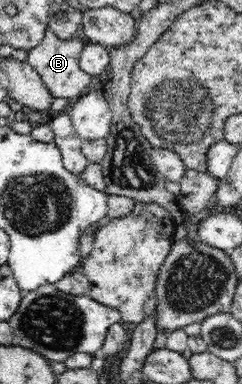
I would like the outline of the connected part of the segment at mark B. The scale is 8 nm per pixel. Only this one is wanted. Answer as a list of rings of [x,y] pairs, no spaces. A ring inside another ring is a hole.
[[[48,29],[45,39],[28,51],[27,60],[42,77],[42,81],[54,99],[67,99],[71,103],[88,90],[91,76],[80,68],[80,55],[84,44],[82,37],[63,41]]]

